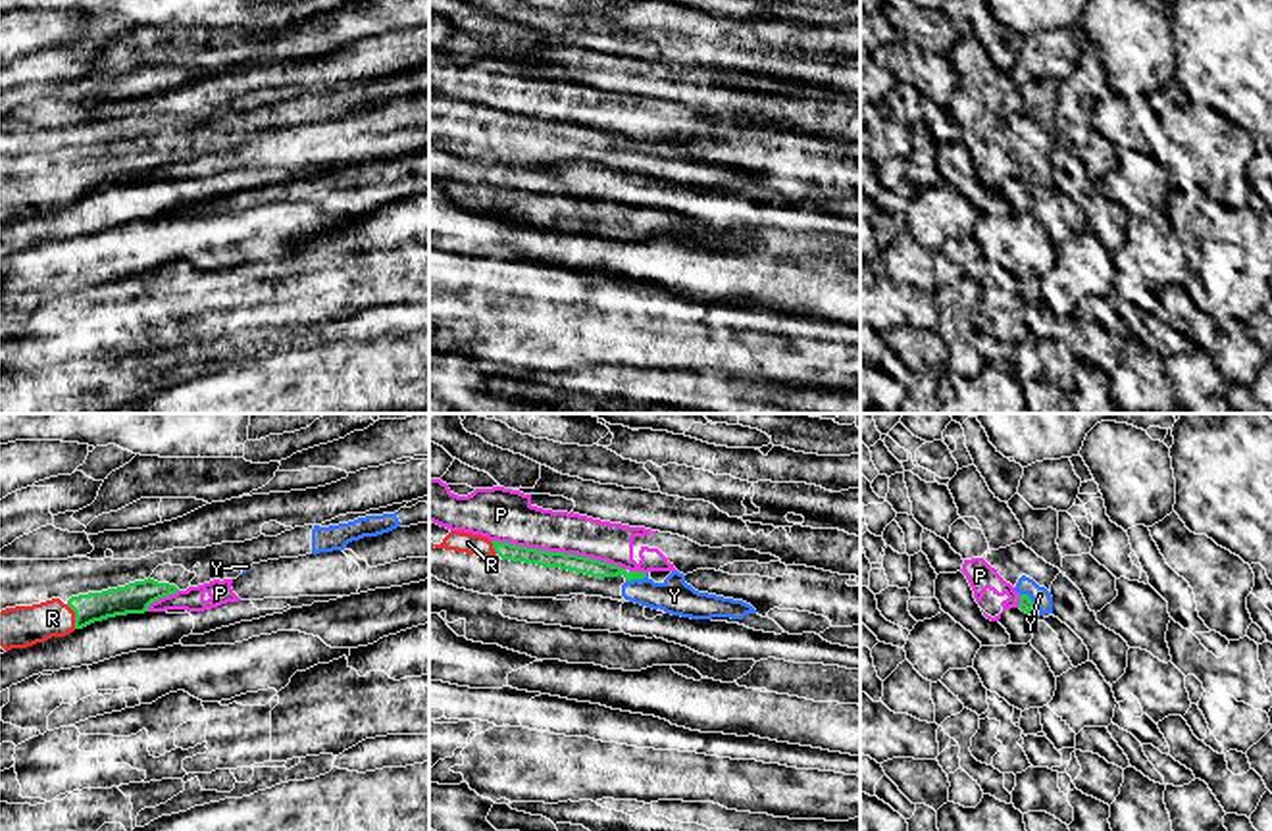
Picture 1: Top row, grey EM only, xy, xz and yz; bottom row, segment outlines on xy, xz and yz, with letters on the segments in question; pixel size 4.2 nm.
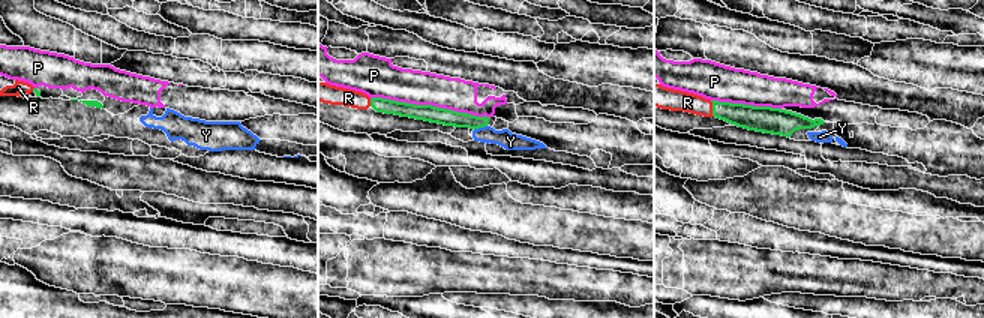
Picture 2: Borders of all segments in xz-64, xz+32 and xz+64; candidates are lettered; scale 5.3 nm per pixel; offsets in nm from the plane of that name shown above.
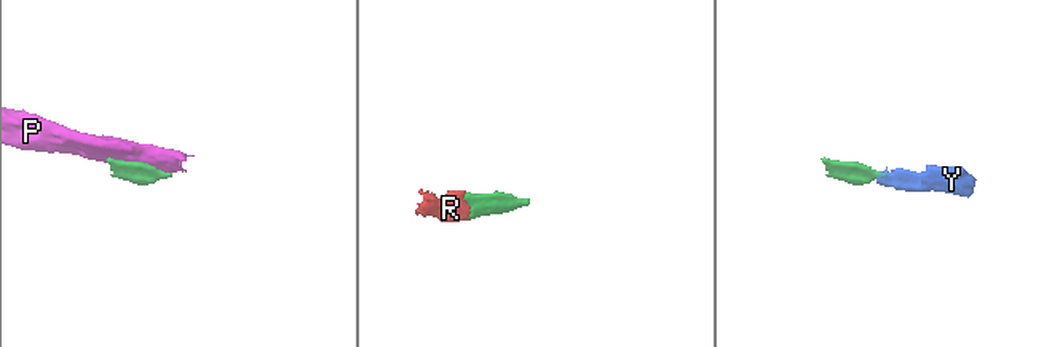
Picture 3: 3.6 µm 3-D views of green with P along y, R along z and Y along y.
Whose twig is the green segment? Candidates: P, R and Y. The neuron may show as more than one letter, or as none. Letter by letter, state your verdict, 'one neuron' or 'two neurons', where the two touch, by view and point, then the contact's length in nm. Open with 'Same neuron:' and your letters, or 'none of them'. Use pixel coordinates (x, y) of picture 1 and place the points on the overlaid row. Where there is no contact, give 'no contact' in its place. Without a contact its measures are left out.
Same neuron: R, Y
P: two neurons; contact xz (559, 553); length 550 nm
R: one neuron; contact xy (76, 616); length 110 nm
Y: one neuron; contact xz (636, 578); length 100 nm

